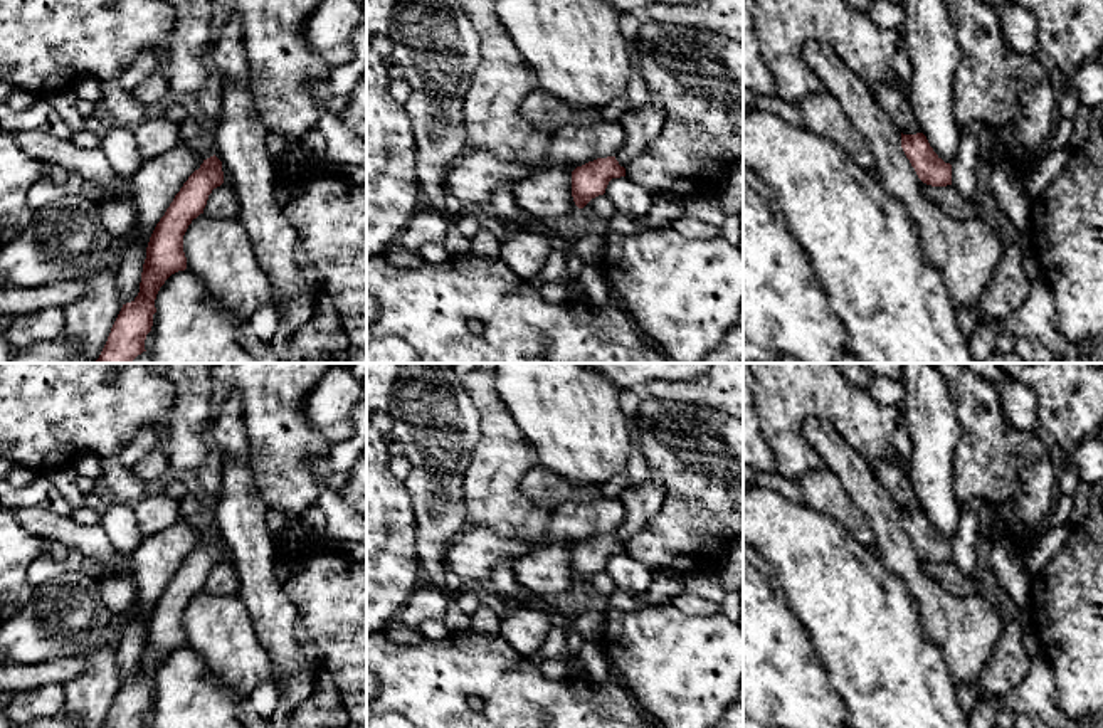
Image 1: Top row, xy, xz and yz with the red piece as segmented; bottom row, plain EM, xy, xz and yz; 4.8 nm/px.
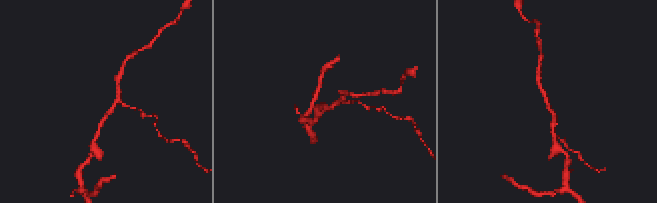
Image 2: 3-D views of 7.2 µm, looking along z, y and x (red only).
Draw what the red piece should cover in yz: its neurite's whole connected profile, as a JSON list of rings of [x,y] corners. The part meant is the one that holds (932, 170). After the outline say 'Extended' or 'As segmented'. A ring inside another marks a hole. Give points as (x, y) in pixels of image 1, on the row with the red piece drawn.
[[[901,133],[901,148],[923,183],[931,187],[952,185],[952,165],[933,151],[923,133]]]. As segmented

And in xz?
[[[615,156],[597,158],[572,171],[572,197],[578,208],[583,208],[592,198],[604,195],[612,178],[625,177],[625,168]]]. As segmented

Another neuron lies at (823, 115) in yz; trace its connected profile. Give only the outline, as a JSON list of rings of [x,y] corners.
[[[822,89],[799,104],[804,129],[824,136],[842,148],[864,171],[876,171],[876,163],[861,131],[851,123],[839,101]]]

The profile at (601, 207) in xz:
[[[605,193],[592,198],[585,205],[585,212],[594,215],[600,224],[612,220],[619,214]]]

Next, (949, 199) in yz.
[[[923,183],[926,198],[933,200],[943,214],[955,220],[967,220],[972,217],[987,217],[987,198],[979,197],[975,200],[965,198],[953,185],[931,187]]]

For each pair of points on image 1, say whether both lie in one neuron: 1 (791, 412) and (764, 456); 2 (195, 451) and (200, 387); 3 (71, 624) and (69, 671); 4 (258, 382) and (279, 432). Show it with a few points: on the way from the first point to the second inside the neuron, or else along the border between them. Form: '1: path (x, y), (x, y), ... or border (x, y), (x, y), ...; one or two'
1: border (760, 429), (779, 471); two
2: path (194, 436), (194, 402); one
3: border (81, 656), (63, 656), (31, 664); two
4: path (264, 394), (271, 400), (274, 421); one

